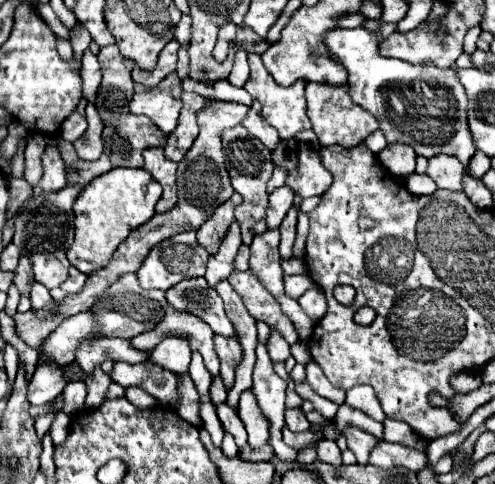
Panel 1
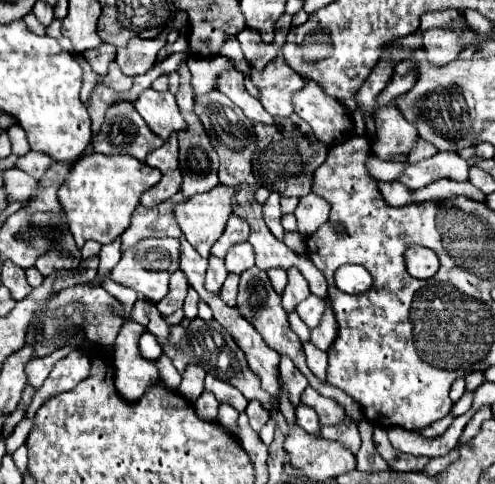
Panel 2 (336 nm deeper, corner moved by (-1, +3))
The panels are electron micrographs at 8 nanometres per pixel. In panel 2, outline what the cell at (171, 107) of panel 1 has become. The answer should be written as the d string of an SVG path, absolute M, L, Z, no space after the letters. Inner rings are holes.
M145 89L133 105L149 129L163 139L185 129L185 121L175 103L175 95L169 91L159 93L155 89Z

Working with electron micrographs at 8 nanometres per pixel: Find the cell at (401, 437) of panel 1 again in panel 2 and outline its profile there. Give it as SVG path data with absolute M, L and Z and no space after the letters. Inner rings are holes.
M465 391L465 393L463 393L463 397L461 397L461 399L459 399L459 401L457 401L455 405L453 405L453 409L451 409L451 412L454 417L458 417L466 413L470 409L473 403L473 399L474 392Z

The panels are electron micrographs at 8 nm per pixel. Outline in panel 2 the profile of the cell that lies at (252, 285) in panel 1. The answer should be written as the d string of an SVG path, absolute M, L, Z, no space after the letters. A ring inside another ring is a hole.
M229 273L223 287L221 287L221 299L227 303L227 305L237 305L237 285L239 285L239 275L233 275Z

